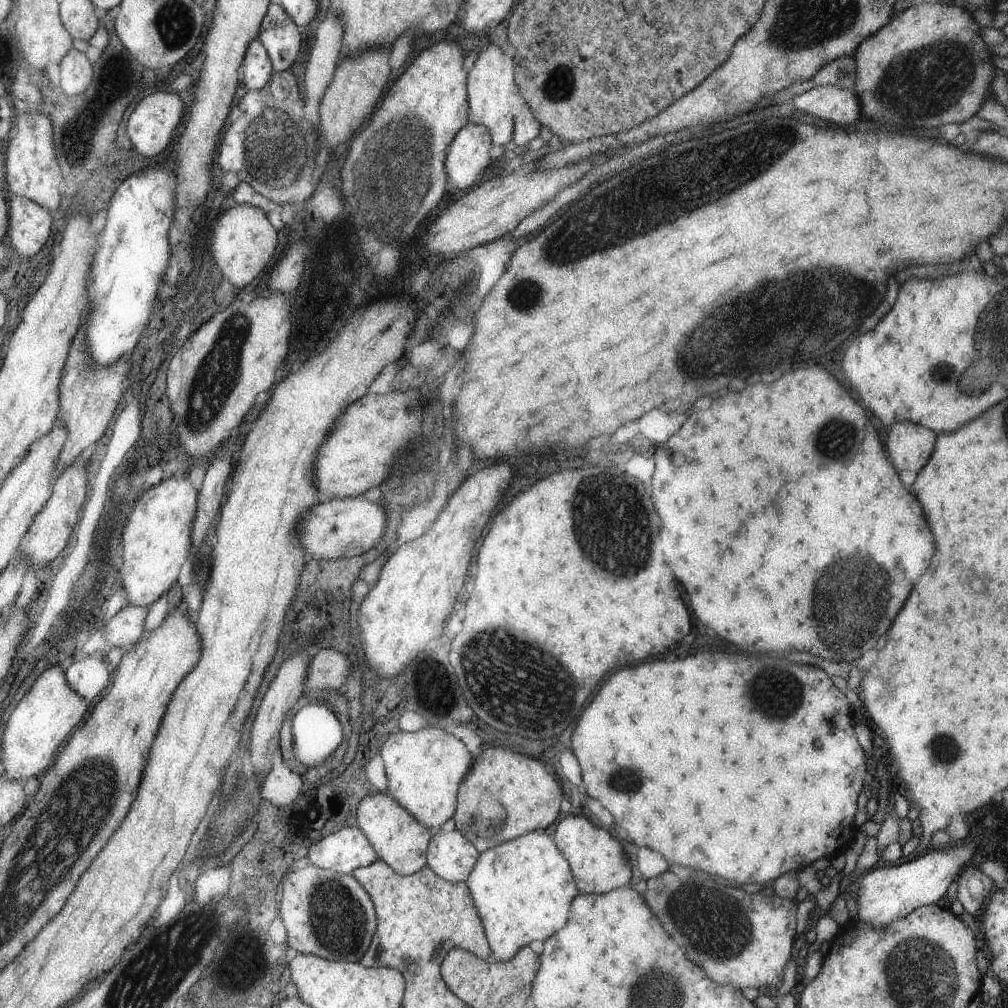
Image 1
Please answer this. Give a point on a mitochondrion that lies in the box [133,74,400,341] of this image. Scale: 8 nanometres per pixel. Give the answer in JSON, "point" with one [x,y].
{"point":[276,148]}

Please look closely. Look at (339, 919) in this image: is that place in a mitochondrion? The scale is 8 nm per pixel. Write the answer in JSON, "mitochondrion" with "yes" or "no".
{"mitochondrion":"yes"}

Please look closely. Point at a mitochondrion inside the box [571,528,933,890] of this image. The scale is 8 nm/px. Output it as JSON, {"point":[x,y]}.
{"point":[849,604]}

